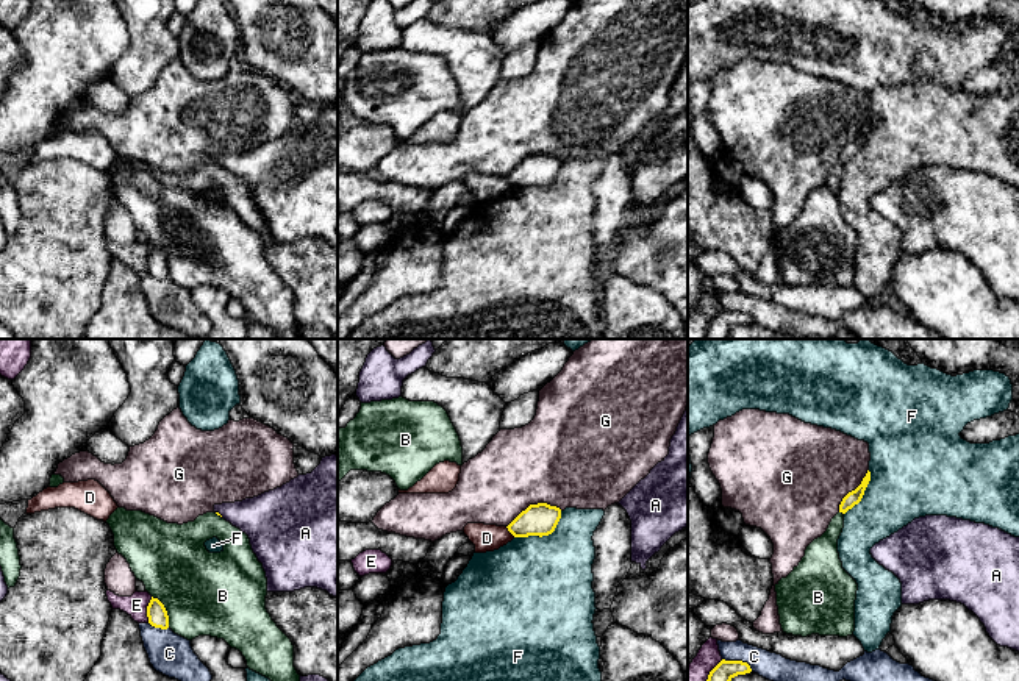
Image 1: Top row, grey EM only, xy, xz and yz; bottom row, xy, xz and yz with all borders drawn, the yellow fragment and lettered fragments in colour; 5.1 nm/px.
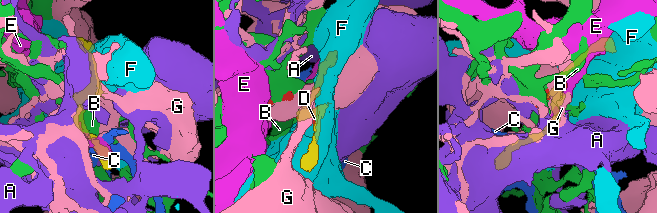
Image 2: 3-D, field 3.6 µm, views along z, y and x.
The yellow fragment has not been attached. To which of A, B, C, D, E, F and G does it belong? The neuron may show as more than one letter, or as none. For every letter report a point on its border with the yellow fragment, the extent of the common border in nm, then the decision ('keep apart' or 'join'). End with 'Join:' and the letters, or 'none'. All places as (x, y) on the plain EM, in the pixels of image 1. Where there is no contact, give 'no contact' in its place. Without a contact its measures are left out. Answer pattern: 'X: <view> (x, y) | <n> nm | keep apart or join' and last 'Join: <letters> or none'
A: xy (218, 163) | 50 nm | join
B: xy (166, 261) | 190 nm | keep apart
C: yz (738, 311) | 170 nm | keep apart
D: xz (510, 181) | 80 nm | keep apart
E: xy (147, 260) | 140 nm | keep apart
F: xz (543, 185) | 280 nm | keep apart
G: xz (533, 155) | 300 nm | keep apart
Join: A

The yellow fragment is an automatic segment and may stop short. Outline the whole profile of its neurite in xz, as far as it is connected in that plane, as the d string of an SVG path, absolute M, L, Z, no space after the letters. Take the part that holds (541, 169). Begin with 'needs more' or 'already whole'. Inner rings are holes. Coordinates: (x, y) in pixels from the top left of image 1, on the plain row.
already whole; M547 153L530 155L506 178L514 187L549 186L561 169L561 159Z

